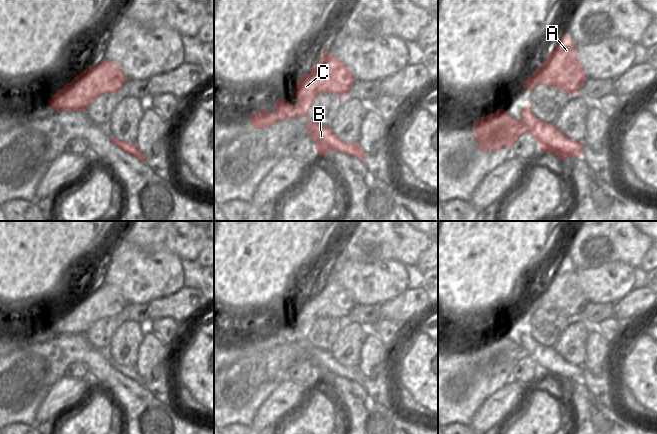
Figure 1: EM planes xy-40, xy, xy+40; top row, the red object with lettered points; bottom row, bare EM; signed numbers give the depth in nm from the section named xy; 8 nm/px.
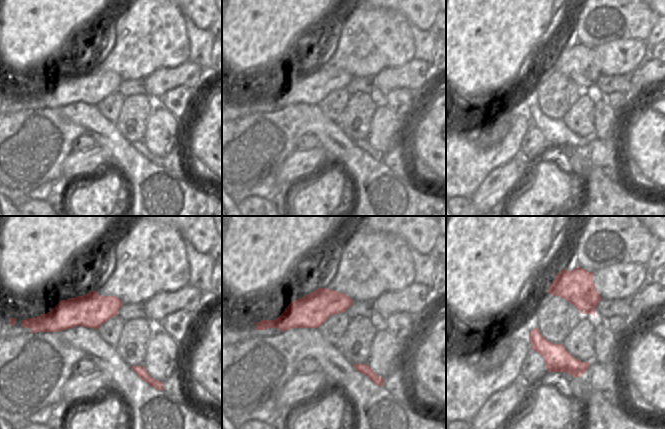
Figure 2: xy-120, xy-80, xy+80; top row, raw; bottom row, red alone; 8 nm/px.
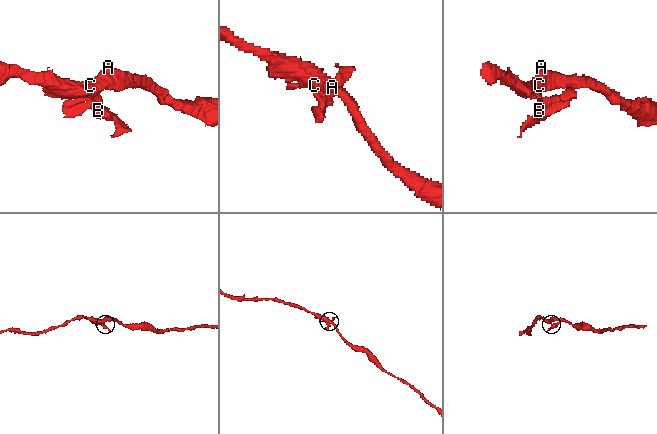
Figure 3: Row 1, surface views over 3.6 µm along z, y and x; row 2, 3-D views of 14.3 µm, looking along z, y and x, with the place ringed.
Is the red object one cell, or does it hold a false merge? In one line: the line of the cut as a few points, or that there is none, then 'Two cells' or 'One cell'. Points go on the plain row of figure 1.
No split. One cell.

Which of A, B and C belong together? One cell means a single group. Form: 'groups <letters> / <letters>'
groups A B C

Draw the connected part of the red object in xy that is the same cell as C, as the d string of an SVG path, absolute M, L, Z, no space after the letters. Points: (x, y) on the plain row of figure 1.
M325 275L319 286L295 309L291 318L297 326L291 329L286 323L281 323L273 329L275 337L271 338L267 333L253 337L249 341L251 350L266 353L286 343L306 341L307 359L315 366L318 379L325 381L330 375L338 375L363 386L366 377L359 367L346 367L335 360L331 351L318 349L307 341L307 336L318 319L334 317L346 321L354 306L351 294L338 281Z

